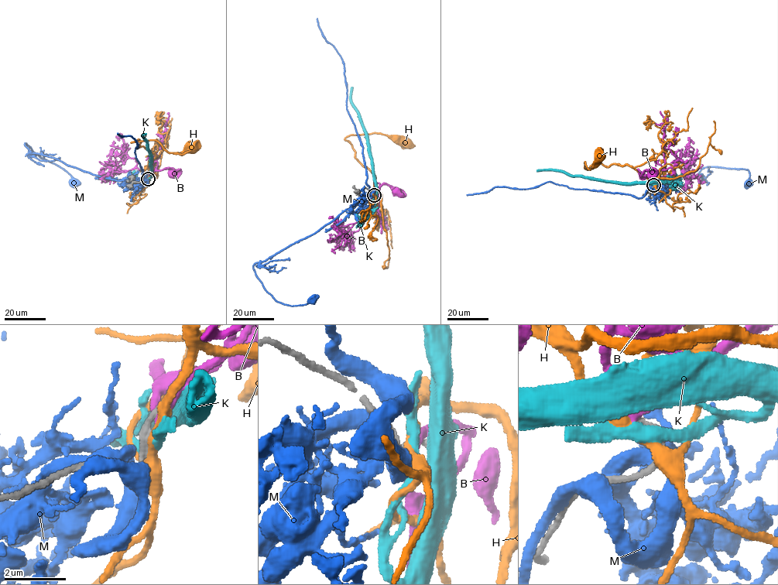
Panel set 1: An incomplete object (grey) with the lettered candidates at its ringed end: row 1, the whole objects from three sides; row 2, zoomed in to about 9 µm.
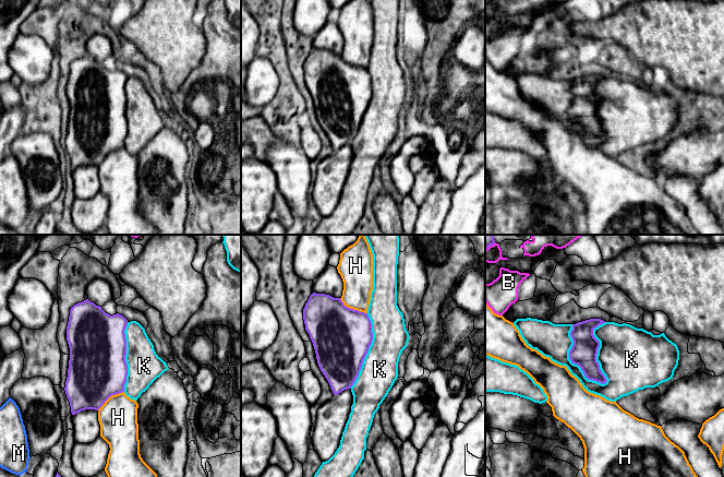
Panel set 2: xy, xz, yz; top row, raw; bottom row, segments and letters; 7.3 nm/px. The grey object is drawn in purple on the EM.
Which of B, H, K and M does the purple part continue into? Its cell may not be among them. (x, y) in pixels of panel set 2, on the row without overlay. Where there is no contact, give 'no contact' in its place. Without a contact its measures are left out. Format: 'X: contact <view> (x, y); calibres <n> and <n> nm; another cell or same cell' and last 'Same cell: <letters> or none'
B: contact yz (489, 1); calibres 40 and 120 nm; another cell
H: contact xz (352, 64); calibres 440 and 220 nm; same cell
K: contact yz (596, 107); calibres 190 and 440 nm; another cell
M: no contact; another cell
Same cell: H

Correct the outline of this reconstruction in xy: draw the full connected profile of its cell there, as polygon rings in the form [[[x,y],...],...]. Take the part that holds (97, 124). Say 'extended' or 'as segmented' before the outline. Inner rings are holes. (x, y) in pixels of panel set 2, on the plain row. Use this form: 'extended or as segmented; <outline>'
extended; [[[88,55],[71,63],[67,82],[70,116],[64,146],[72,170],[85,165],[98,167],[100,192],[110,203],[105,223],[108,235],[157,235],[157,229],[140,210],[138,159],[124,148],[128,131],[124,86],[128,79],[123,71],[110,71]]]

